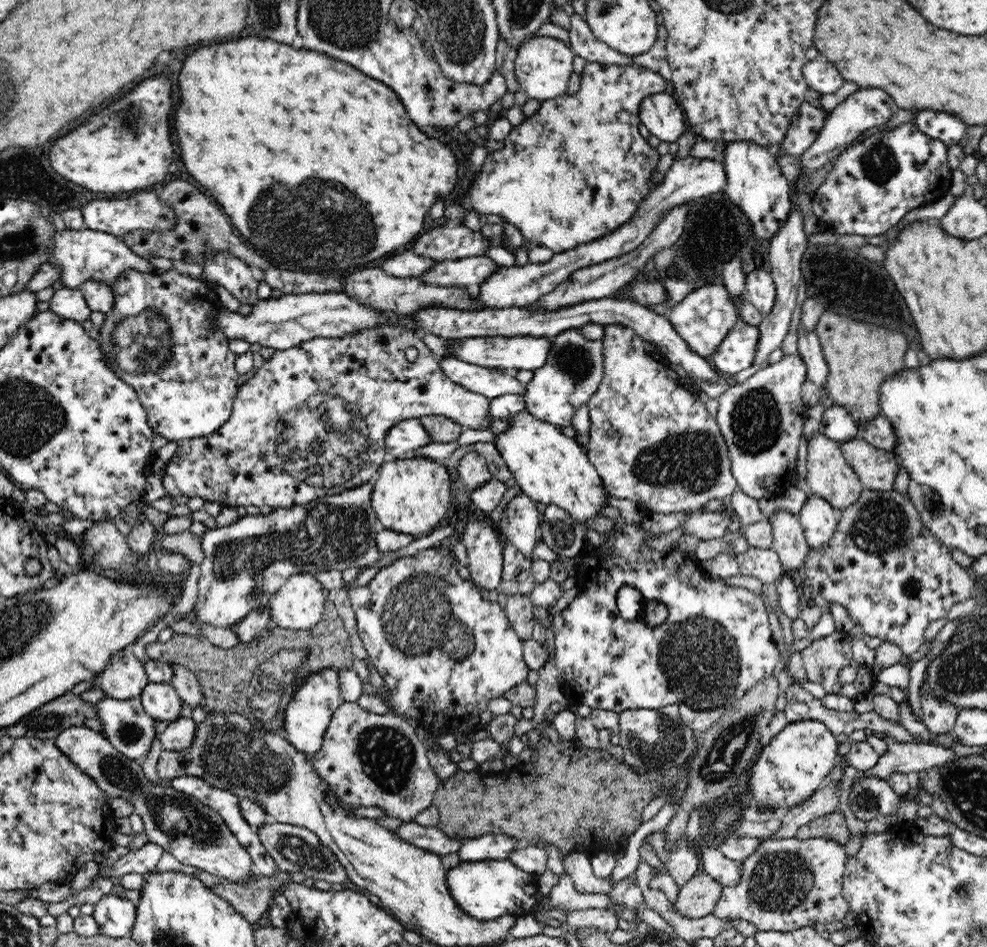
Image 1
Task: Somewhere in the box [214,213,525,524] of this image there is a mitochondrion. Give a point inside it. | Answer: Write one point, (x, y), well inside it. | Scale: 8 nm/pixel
(325, 444)

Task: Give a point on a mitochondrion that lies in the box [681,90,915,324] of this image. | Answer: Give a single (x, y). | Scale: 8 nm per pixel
(879, 162)

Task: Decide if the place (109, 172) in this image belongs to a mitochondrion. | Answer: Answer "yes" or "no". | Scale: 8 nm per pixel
no

